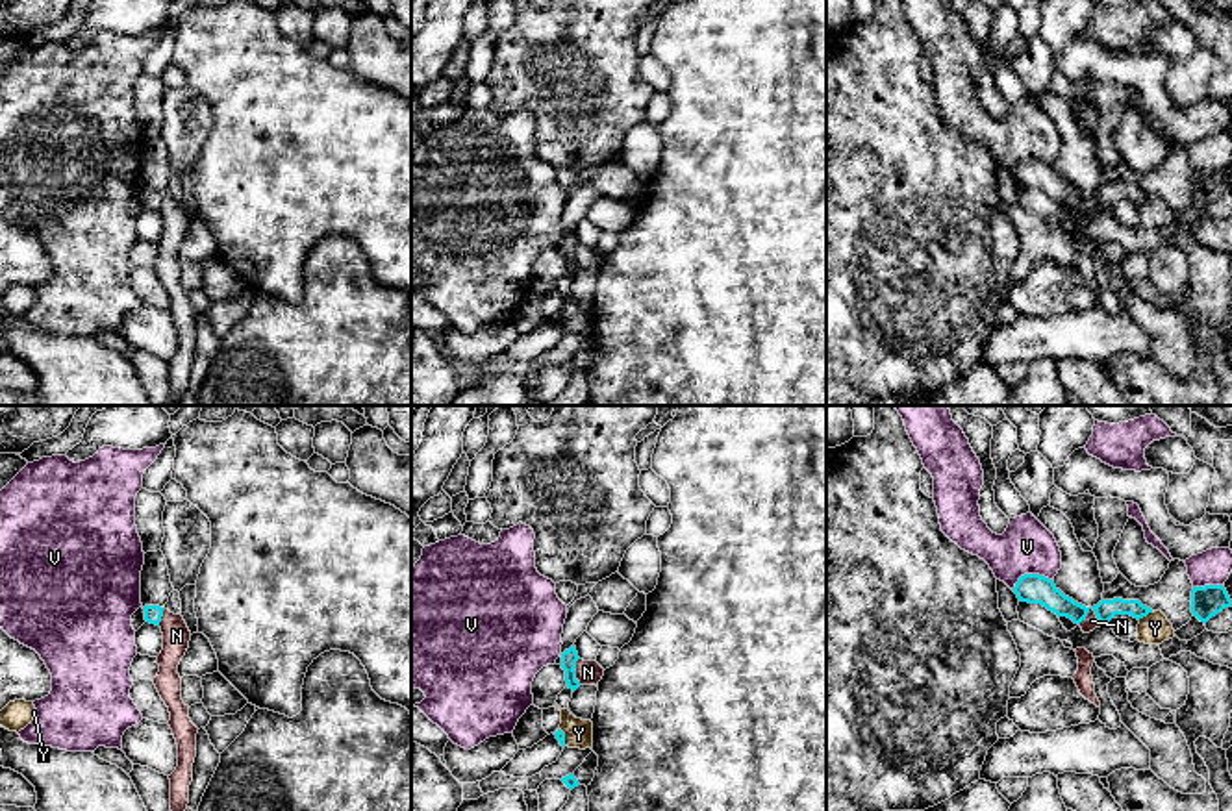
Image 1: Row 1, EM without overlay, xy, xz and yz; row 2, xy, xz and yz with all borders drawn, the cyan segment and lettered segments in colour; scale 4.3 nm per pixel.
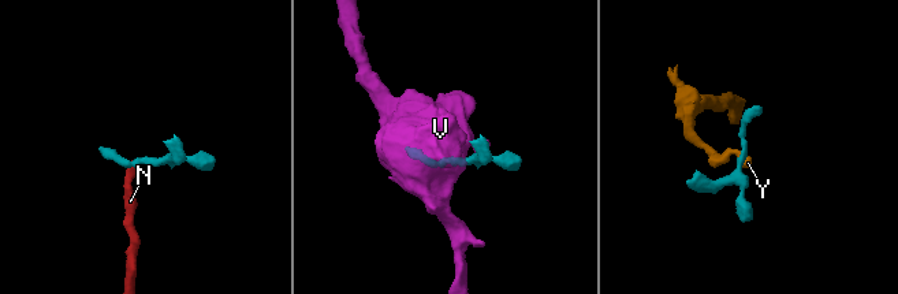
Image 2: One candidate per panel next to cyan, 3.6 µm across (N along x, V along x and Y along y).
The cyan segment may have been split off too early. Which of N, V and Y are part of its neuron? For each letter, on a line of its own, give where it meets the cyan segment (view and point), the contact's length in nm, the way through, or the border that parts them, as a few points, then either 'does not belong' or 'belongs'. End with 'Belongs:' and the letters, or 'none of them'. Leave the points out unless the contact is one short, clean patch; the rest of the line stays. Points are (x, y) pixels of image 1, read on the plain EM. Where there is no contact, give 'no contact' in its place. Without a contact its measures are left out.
N: yz (1093, 195) | 110 nm | along yz (1079, 210), (1092, 195), (1103, 210) | does not belong
V: yz (1029, 160) | 180 nm | does not belong
Y: yz (1145, 200) | 80 nm | along yz (1153, 197), (1138, 204) | does not belong
Belongs: none of them

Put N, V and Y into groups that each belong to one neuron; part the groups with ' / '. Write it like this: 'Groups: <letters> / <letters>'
Groups: N / V / Y

